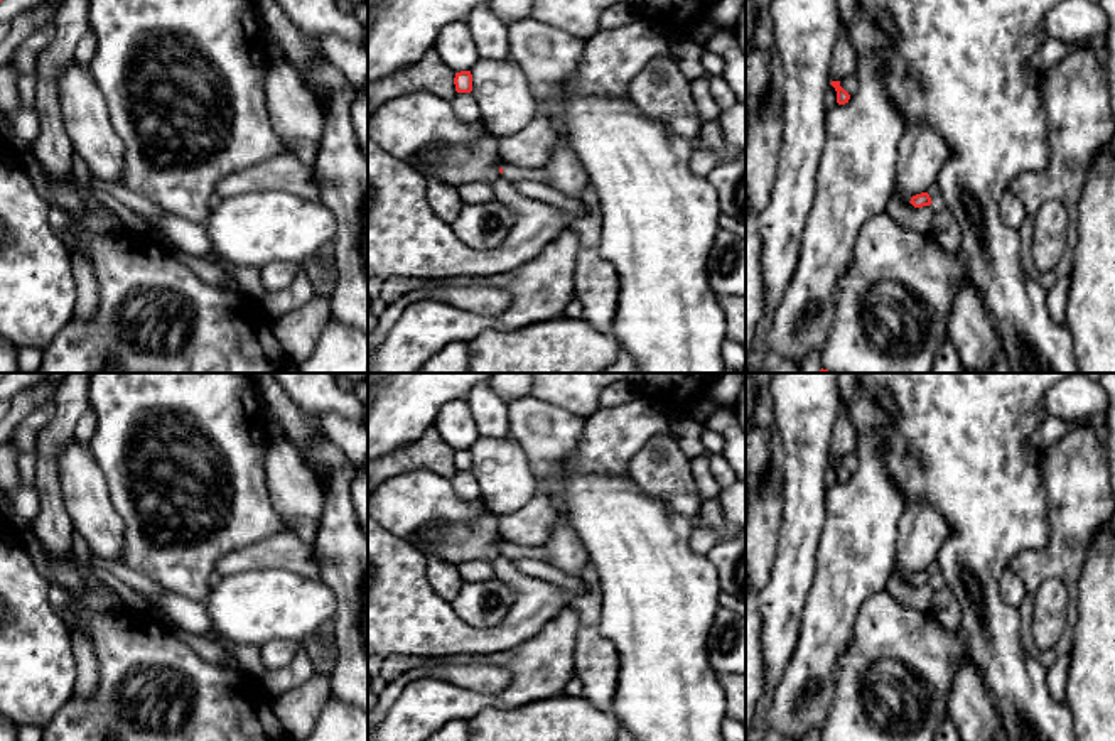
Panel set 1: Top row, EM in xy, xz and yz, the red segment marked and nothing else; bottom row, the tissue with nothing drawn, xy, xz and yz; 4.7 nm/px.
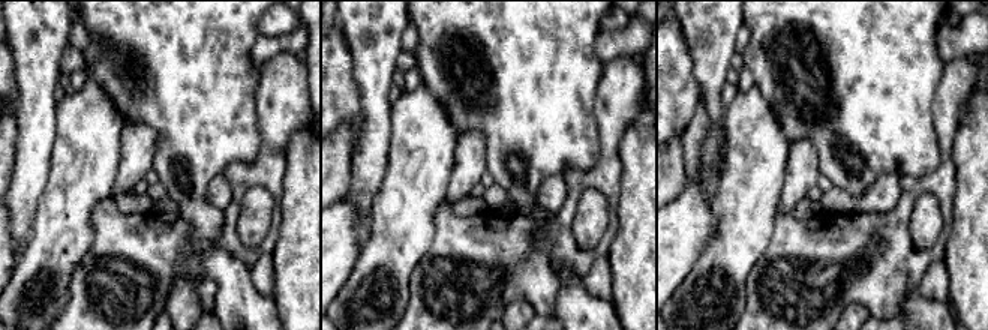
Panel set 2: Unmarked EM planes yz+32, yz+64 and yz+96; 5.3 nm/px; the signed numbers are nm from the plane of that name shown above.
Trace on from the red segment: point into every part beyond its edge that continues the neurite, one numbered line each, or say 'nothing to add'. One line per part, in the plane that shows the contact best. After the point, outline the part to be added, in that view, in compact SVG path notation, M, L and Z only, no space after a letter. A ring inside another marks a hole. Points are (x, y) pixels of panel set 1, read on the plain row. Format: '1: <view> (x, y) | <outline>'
1: xz (513, 552) | M503 545L503 557L508 559L538 559L538 560L545 560L547 559L547 552L543 545L535 545L535 547L518 547L518 545Z

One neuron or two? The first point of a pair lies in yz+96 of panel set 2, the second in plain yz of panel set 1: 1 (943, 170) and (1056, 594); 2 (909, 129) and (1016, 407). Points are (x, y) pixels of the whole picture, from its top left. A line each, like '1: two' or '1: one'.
1: two
2: one

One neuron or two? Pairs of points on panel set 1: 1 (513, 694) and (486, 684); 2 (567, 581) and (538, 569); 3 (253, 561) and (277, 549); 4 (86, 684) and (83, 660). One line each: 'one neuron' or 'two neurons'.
1: two neurons
2: one neuron
3: one neuron
4: one neuron

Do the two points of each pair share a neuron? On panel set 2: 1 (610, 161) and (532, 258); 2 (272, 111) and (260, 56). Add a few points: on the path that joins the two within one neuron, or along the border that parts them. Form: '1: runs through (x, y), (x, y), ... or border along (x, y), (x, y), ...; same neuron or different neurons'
1: runs through (585, 182), (573, 194), (568, 210), (556, 233); same neuron
2: border along (296, 54), (278, 53), (261, 65); different neurons

